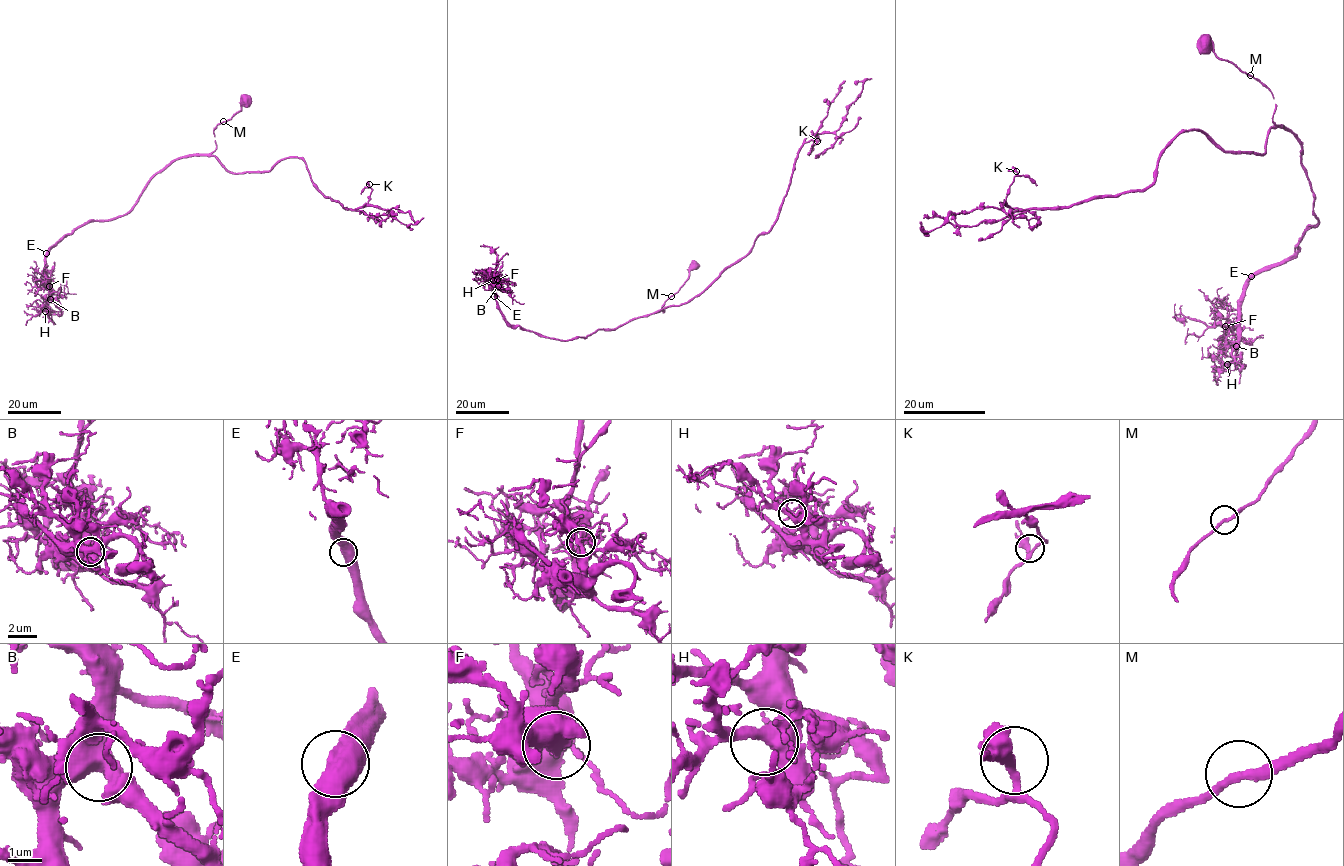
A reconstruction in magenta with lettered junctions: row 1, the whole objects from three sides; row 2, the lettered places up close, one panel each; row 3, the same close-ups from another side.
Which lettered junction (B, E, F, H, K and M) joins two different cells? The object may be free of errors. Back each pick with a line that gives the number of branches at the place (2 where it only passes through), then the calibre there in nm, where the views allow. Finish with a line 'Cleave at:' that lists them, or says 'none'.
Cleave at: none

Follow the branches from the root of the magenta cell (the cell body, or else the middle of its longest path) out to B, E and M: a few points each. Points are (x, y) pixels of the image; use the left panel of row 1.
B: (246, 101), (213, 130), (213, 151), (171, 161), (129, 211), (78, 226), (49, 250), (45, 277), (50, 299)
E: (246, 101), (240, 111), (213, 130), (213, 151), (171, 161), (151, 180), (129, 211), (78, 226), (46, 253)
M: (246, 101), (240, 111), (224, 121)

